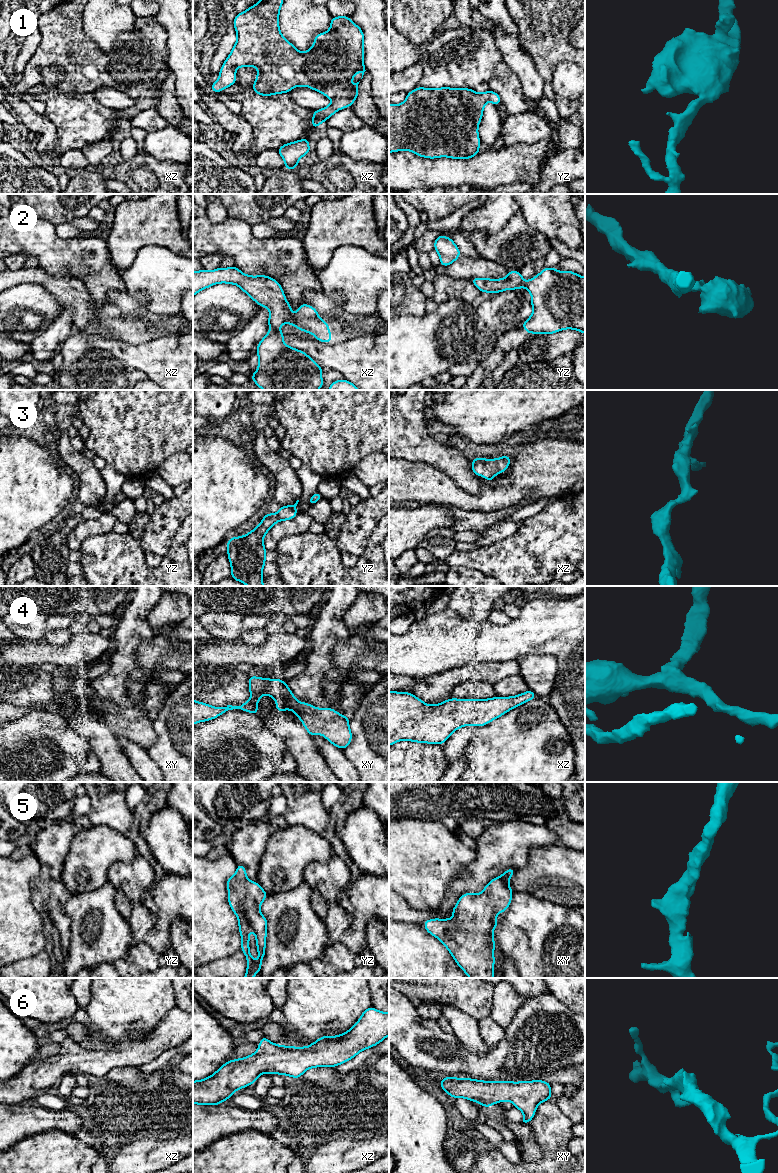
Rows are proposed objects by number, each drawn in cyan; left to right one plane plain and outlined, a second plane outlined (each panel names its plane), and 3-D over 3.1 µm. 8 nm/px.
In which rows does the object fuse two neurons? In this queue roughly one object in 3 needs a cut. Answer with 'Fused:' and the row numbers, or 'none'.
Fused: 2

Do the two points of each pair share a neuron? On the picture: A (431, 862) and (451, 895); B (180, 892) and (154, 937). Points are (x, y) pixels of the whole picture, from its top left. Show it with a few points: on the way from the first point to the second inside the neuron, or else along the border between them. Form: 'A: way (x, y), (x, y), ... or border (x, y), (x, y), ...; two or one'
A: border (462, 870), (453, 879), (442, 903), (436, 909); two
B: way (169, 903), (166, 906), (162, 926); one

